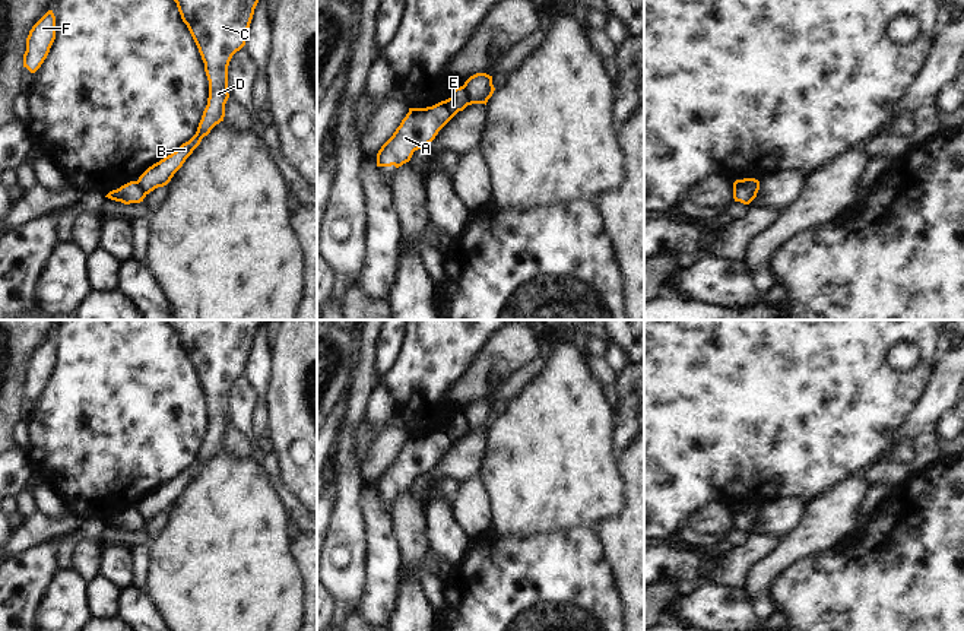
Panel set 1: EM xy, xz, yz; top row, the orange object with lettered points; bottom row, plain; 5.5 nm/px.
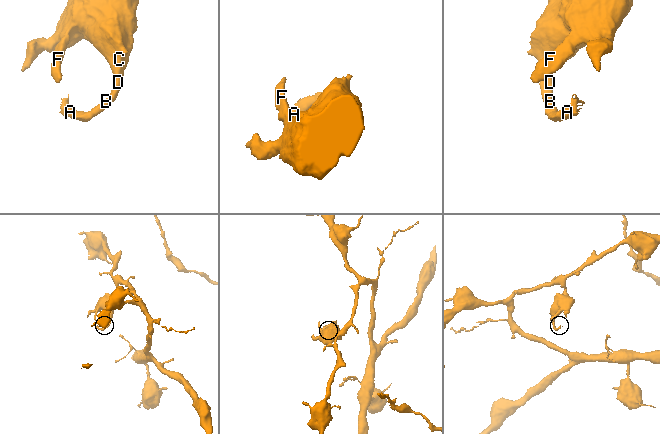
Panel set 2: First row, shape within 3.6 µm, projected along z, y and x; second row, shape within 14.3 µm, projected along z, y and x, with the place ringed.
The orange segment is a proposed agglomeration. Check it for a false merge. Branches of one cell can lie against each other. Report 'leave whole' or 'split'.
split

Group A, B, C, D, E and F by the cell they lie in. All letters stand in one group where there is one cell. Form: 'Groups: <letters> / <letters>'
Groups: A E / B C D F

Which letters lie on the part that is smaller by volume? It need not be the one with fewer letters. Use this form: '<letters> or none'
A, E

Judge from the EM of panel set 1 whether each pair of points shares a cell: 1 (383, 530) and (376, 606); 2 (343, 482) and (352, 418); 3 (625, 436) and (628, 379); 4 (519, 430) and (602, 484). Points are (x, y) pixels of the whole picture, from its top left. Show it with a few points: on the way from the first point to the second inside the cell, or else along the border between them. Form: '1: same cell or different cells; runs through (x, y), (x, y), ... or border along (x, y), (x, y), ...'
1: same cell; runs through (381, 549), (380, 587)
2: same cell; runs through (345, 466), (345, 434)
3: same cell; runs through (625, 421), (628, 393)
4: same cell; runs through (539, 450), (567, 478), (582, 484)

